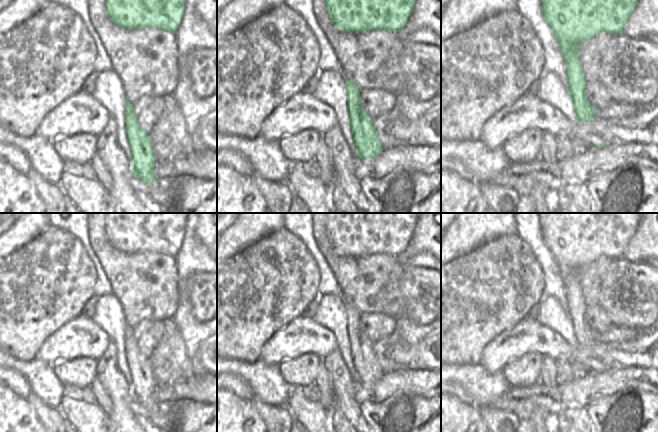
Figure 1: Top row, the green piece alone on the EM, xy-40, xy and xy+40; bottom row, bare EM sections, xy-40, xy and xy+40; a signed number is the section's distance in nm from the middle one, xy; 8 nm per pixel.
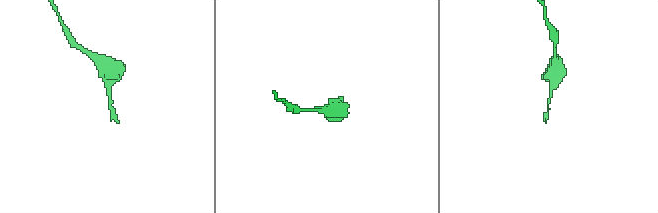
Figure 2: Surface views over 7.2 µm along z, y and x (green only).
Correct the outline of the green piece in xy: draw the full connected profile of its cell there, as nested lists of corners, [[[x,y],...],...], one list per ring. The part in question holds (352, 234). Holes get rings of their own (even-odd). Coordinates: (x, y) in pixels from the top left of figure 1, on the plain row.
[[[328,213],[326,233],[334,249],[345,256],[400,256],[416,227],[418,213]]]

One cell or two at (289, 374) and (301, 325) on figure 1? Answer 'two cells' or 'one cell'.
two cells

